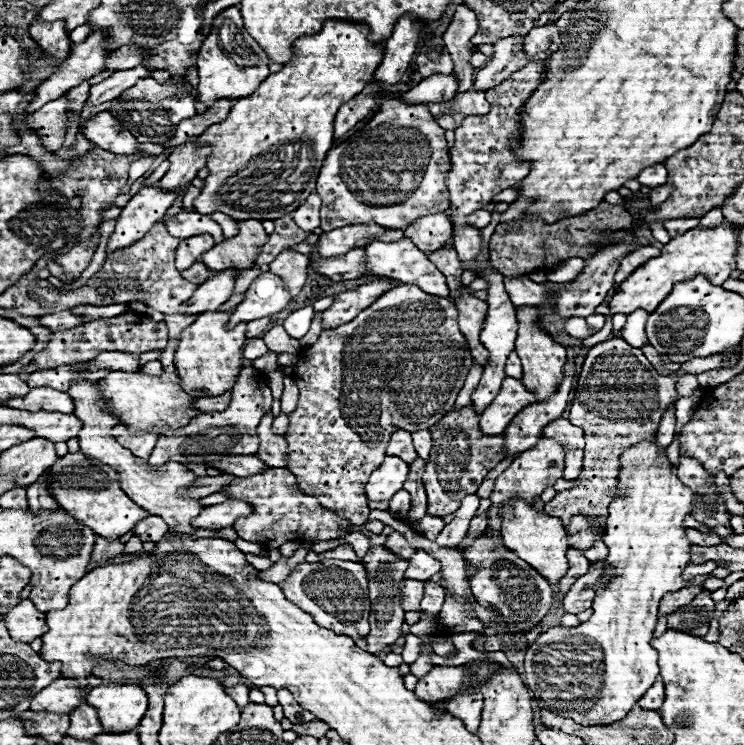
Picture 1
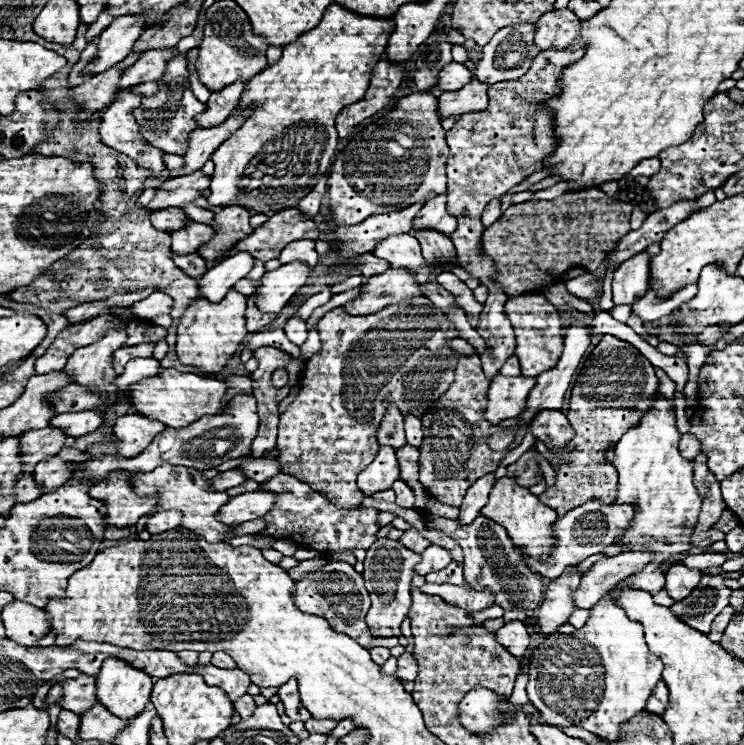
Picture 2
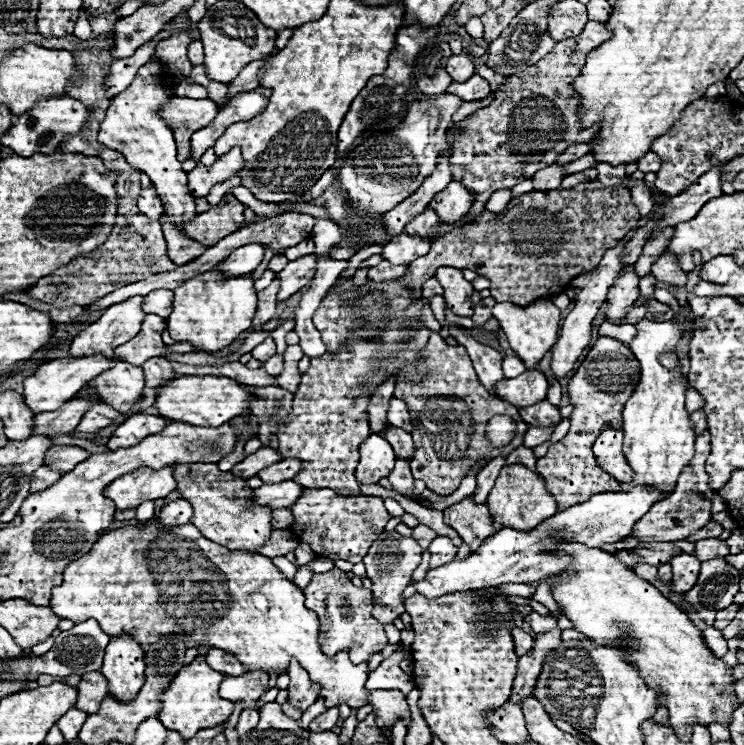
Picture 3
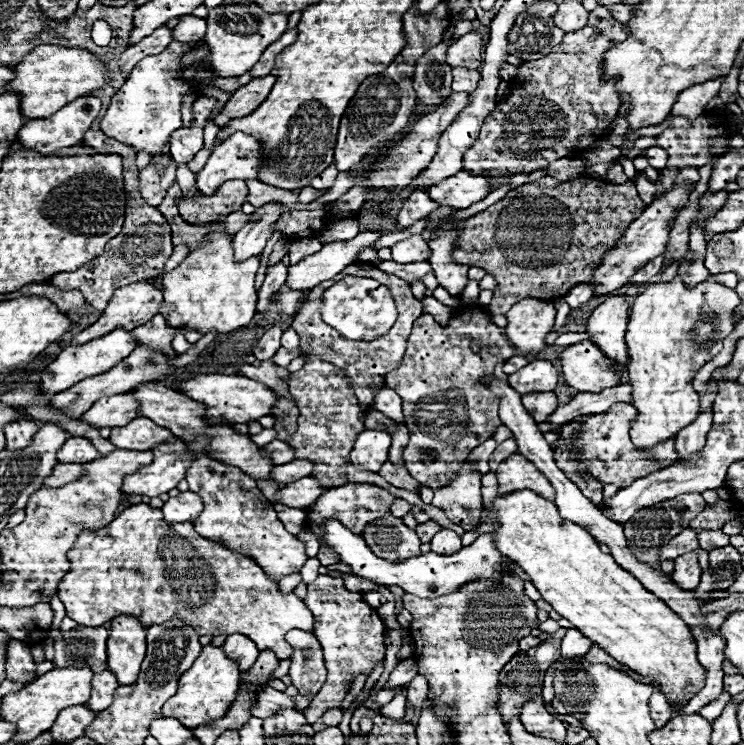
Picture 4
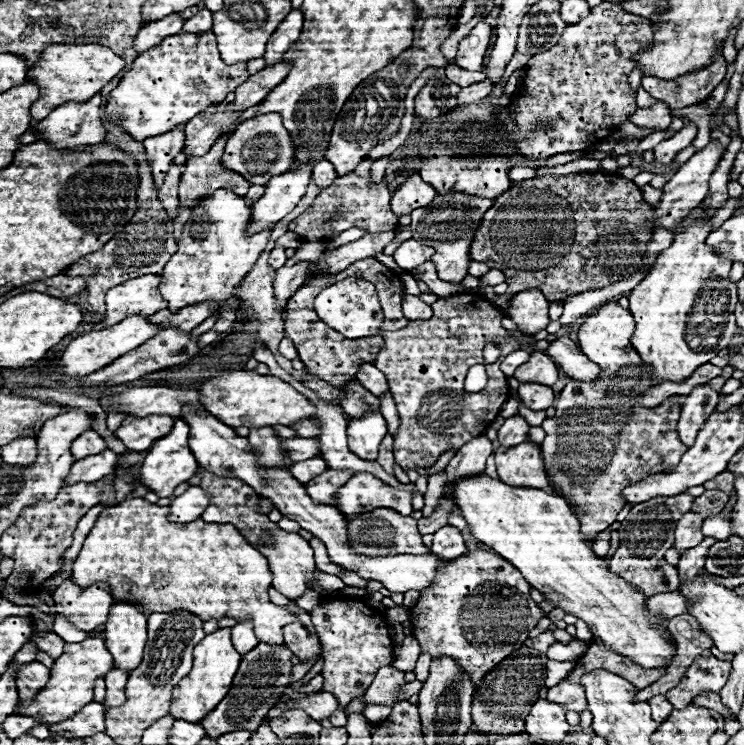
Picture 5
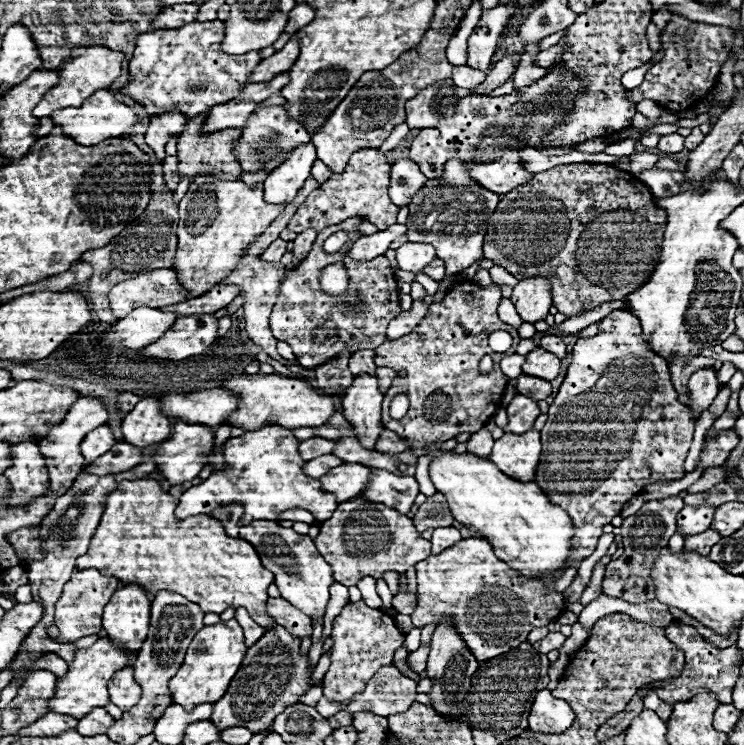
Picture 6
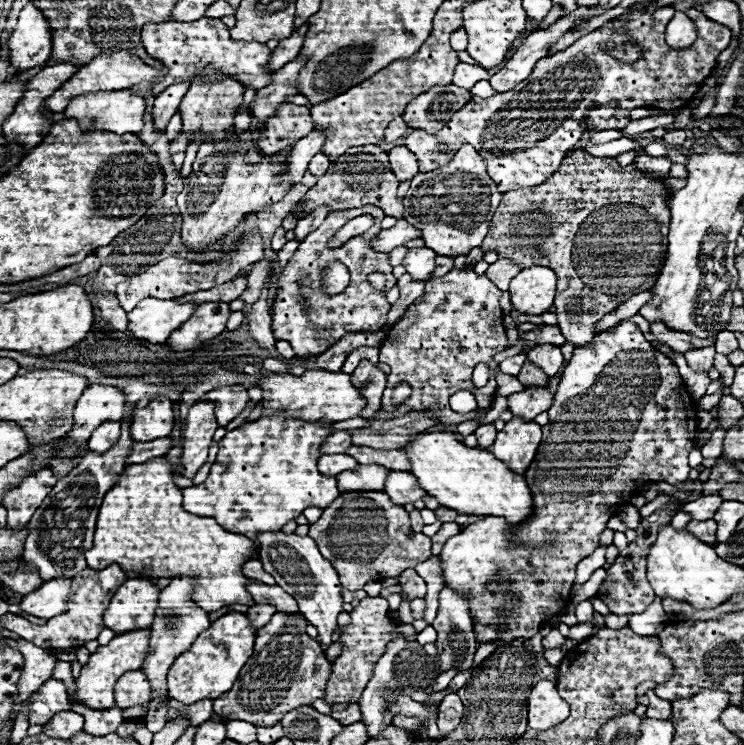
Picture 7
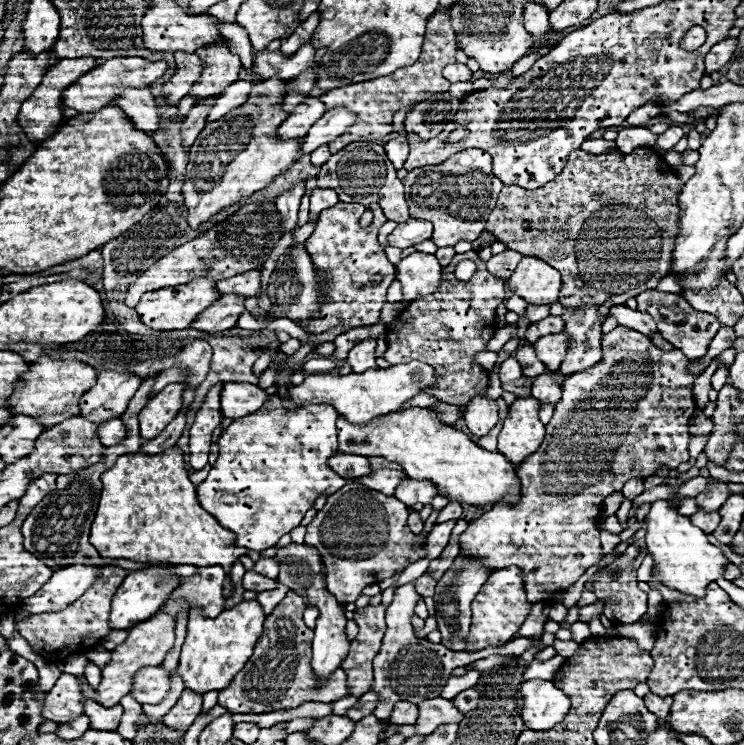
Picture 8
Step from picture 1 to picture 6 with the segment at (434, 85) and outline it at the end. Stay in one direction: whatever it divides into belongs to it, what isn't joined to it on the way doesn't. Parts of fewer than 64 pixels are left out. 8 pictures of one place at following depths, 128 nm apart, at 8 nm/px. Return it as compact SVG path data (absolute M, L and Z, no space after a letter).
M496 6L482 14L478 26L474 28L472 36L468 38L468 62L466 66L474 70L488 70L490 58L496 50L500 34L504 32L506 24L514 14L514 6Z

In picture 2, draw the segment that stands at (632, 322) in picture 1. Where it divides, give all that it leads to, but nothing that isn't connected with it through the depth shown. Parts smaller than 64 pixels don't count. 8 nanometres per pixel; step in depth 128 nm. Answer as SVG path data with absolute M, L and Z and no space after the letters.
M648 292L644 298L640 298L638 302L632 304L632 312L642 320L642 322L650 322L650 320L658 320L662 316L672 314L676 308L680 306L678 294L674 294L672 298L664 300L664 302L654 302L654 294Z

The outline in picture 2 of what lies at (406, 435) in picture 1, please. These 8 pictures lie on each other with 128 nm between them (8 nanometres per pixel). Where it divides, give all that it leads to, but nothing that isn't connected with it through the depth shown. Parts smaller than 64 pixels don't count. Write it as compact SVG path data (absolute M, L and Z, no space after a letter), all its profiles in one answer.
M394 404L388 408L388 412L384 414L384 420L378 428L378 442L380 442L380 446L392 446L394 450L400 450L400 446L406 444L404 418L396 410Z

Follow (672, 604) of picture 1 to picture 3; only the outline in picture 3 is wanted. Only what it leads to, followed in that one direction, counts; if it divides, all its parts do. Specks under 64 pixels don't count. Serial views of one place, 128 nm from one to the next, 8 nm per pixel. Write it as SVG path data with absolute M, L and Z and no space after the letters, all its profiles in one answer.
M680 554L670 564L672 564L672 590L686 594L696 584L700 562L696 562L692 554Z

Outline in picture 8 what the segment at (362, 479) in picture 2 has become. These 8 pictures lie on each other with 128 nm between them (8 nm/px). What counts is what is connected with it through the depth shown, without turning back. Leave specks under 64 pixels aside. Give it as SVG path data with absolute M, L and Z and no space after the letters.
M364 340L364 342L358 342L350 354L348 354L348 362L352 364L352 372L364 372L364 370L370 370L370 368L376 368L376 362L374 362L374 348L376 348L376 342L374 340Z

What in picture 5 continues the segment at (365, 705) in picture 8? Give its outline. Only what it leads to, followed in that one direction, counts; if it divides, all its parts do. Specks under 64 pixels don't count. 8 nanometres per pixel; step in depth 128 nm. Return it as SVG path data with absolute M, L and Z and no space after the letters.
M336 710L336 714L330 714L328 718L320 720L320 724L324 728L328 728L328 726L346 726L346 714L342 710Z

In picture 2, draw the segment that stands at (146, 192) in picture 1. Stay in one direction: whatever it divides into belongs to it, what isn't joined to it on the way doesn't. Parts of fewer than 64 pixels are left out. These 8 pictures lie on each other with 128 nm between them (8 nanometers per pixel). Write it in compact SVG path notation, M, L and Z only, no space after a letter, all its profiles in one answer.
M200 170L188 176L170 178L162 186L156 188L154 198L144 206L144 210L164 210L168 206L184 206L186 202L192 202L194 198L202 196L202 190L208 188L210 178L204 176Z

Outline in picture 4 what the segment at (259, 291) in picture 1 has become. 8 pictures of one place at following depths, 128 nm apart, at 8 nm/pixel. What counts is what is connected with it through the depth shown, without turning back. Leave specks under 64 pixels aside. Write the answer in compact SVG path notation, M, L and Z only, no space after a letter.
M360 232L356 238L348 242L324 244L320 252L306 256L298 264L288 268L286 284L292 290L310 290L320 282L334 278L348 264L356 262L356 254L362 248L372 248L380 236L380 232Z

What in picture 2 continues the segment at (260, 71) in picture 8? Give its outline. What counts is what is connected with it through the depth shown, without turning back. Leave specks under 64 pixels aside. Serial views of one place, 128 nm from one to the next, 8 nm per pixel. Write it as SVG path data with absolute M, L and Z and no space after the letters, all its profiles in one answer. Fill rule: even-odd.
M130 88L120 92L122 98L118 98L114 104L110 104L102 116L100 122L100 136L102 144L130 156L132 160L138 160L140 168L148 168L152 174L162 172L164 160L162 150L152 148L138 132L138 124L132 118L132 110L140 106L140 94L132 94ZM188 222L182 230L172 232L172 250L176 254L192 254L192 250L198 250L208 238L212 238L212 228L208 224L200 222Z

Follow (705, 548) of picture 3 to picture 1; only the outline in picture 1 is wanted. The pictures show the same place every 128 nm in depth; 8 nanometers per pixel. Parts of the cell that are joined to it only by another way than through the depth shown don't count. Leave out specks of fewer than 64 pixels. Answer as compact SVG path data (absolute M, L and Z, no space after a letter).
M704 562L704 564L688 564L688 566L684 568L682 578L684 578L684 580L692 580L692 578L696 578L696 576L708 576L714 568L716 568L716 564L714 564L714 562Z

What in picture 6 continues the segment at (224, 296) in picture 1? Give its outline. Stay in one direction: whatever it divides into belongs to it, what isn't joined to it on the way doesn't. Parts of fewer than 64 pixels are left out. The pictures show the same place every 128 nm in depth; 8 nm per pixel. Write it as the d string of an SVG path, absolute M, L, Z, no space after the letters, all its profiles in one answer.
M312 144L300 146L292 156L280 164L264 182L264 200L272 204L290 204L304 182L310 178L310 168L316 160L316 150Z

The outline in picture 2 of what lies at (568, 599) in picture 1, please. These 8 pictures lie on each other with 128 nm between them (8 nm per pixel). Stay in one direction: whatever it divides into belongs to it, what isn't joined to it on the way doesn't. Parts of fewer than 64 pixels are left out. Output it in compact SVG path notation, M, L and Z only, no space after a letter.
M622 552L612 558L602 558L592 564L584 574L574 596L576 608L592 608L602 596L612 590L620 580L628 578L634 570L644 568L652 560L652 552Z

